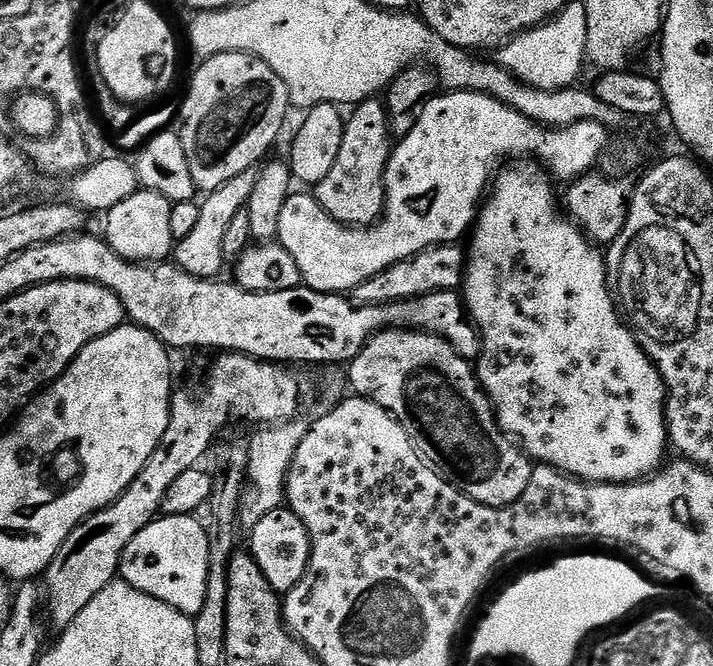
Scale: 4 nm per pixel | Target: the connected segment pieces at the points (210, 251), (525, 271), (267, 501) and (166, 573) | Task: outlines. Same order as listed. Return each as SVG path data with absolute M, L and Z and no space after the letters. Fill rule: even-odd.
M255 171L237 174L236 177L230 178L230 182L218 186L218 190L207 193L203 197L204 200L199 201L198 223L194 225L194 230L187 238L177 240L174 245L176 267L203 280L210 280L221 275L219 272L226 267L222 254L222 238L226 238L226 226L230 226L230 221L237 216L238 210L248 207L250 194L254 194L256 175Z
M536 162L513 164L516 164L513 168L506 169L504 173L501 171L495 177L470 236L472 252L470 248L462 295L468 313L478 329L479 339L480 336L484 339L480 364L478 360L475 365L476 375L480 377L480 383L484 385L492 400L492 408L496 412L496 422L500 429L508 433L533 461L549 464L565 476L575 476L577 480L590 484L631 484L643 480L660 471L665 463L664 451L669 451L670 448L668 420L664 417L668 386L618 311L618 304L610 287L610 268L609 265L608 268L604 265L604 256L600 253L603 251L585 236L576 223L566 218L561 201L560 204L556 201L556 192L552 189L553 177Z
M285 422L261 427L252 438L249 437L248 488L240 504L239 523L246 530L252 529L262 518L274 509L283 507L287 495L287 476L292 459L302 442L305 425Z
M165 516L150 521L146 530L138 530L130 538L130 546L120 559L119 579L134 590L150 594L166 606L195 618L206 601L207 570L210 568L207 527L191 516Z

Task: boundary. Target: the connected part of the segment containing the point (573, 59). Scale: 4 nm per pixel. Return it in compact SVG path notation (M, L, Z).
M567 15L553 16L537 28L509 40L499 49L498 63L521 84L529 84L538 90L557 92L560 88L571 88L580 76L580 67L585 67L587 46L585 44L585 21L567 20Z

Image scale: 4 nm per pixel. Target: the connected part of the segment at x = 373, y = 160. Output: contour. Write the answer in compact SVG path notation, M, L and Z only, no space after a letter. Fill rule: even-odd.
M380 98L363 100L347 117L338 158L330 166L330 174L314 186L314 195L322 210L338 222L349 226L372 226L385 215L384 175L392 156L394 137L388 130L388 109Z

